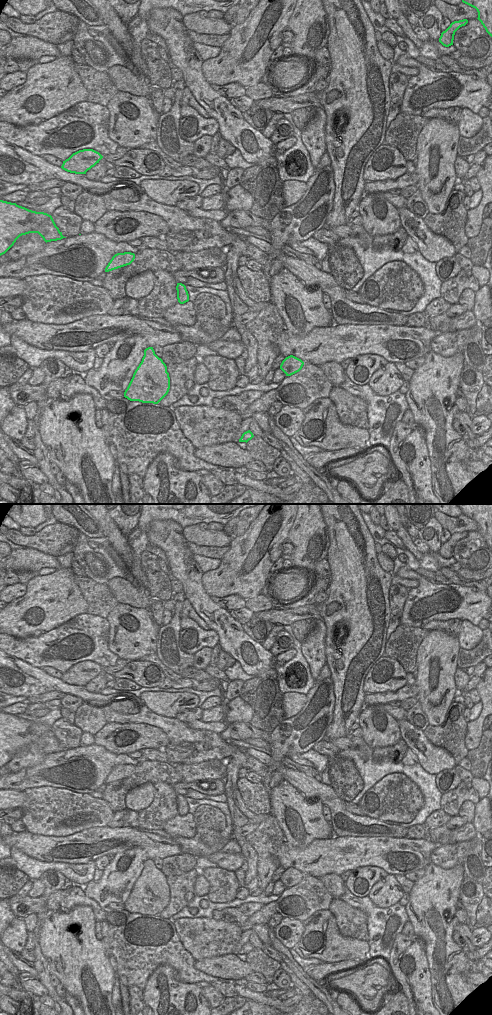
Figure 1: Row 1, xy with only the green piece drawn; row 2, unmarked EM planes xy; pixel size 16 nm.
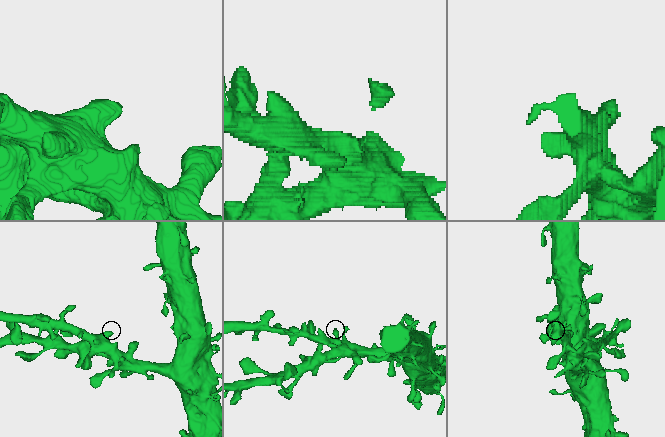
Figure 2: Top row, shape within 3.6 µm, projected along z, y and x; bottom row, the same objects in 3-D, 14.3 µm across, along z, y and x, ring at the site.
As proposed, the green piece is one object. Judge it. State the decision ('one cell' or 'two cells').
one cell

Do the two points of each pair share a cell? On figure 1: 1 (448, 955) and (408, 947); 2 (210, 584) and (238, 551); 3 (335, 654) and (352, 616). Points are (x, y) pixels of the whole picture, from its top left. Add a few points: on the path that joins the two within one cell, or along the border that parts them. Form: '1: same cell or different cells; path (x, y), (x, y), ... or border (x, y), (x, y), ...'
1: different cells; border (424, 950), (427, 956), (428, 969), (431, 973)
2: same cell; path (219, 577), (236, 560)
3: same cell; path (347, 651), (352, 646), (352, 628)

